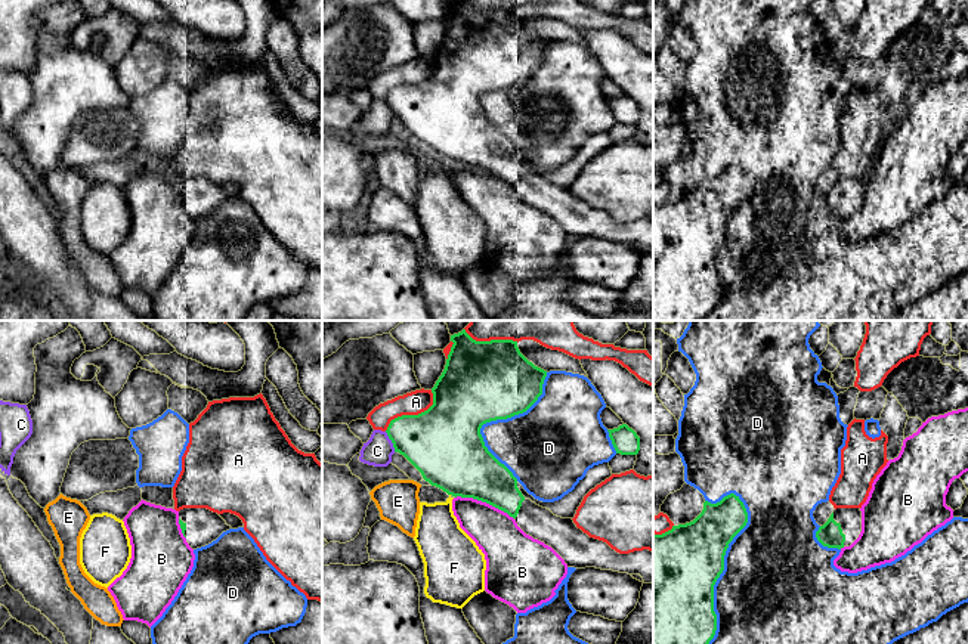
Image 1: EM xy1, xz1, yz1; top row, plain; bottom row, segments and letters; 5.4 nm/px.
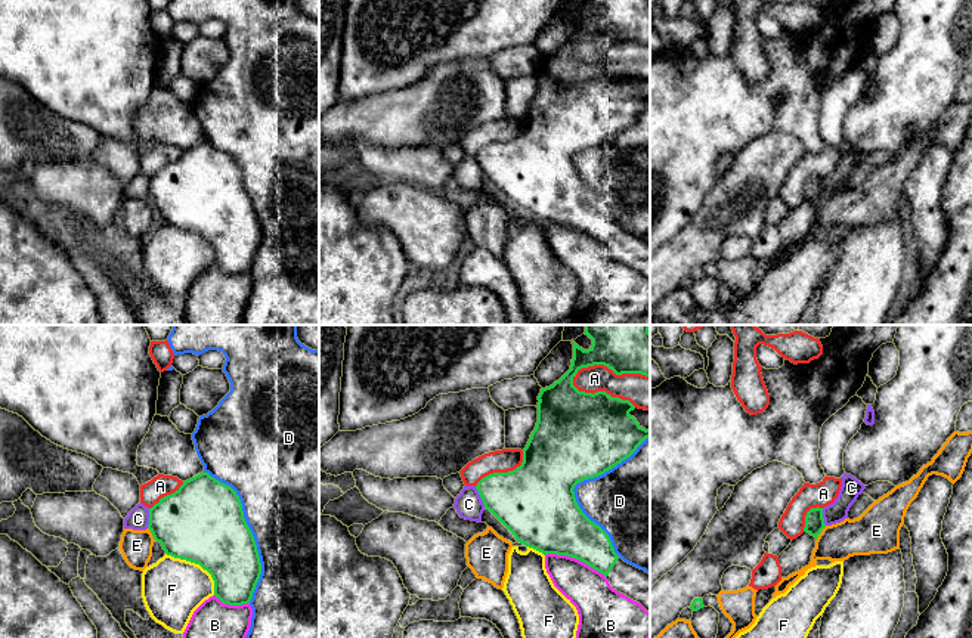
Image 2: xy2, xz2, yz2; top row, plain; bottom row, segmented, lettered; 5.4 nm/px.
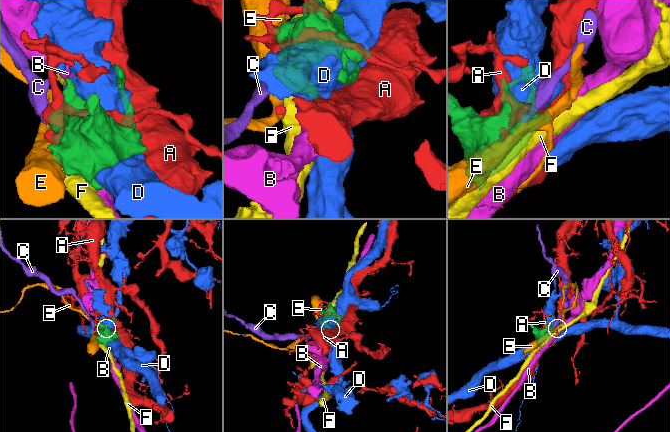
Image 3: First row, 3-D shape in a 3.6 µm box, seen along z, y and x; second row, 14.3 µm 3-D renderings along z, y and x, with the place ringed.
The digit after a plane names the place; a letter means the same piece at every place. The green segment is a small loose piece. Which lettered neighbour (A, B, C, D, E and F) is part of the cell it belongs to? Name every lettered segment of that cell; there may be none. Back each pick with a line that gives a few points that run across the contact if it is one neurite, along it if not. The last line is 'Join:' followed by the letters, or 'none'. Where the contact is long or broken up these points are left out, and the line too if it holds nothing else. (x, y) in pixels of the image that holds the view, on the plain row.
Join: none

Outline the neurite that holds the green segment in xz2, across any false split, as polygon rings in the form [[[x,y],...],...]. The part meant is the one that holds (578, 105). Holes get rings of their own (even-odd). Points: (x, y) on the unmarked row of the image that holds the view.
[[[585,0],[592,15],[583,19],[573,10],[570,38],[552,55],[541,58],[538,65],[538,92],[523,118],[523,131],[513,140],[493,142],[483,146],[476,158],[489,179],[516,207],[517,211],[533,217],[544,224],[557,223],[576,227],[604,244],[613,258],[640,272],[650,282],[650,244],[625,232],[612,214],[609,204],[591,191],[579,177],[575,155],[583,149],[598,146],[612,139],[650,106],[650,99],[643,97],[629,84],[635,75],[629,69],[612,66],[606,61],[585,62],[573,55],[573,47],[582,37],[604,34],[616,44],[641,43],[650,46],[650,1],[648,0]]]

